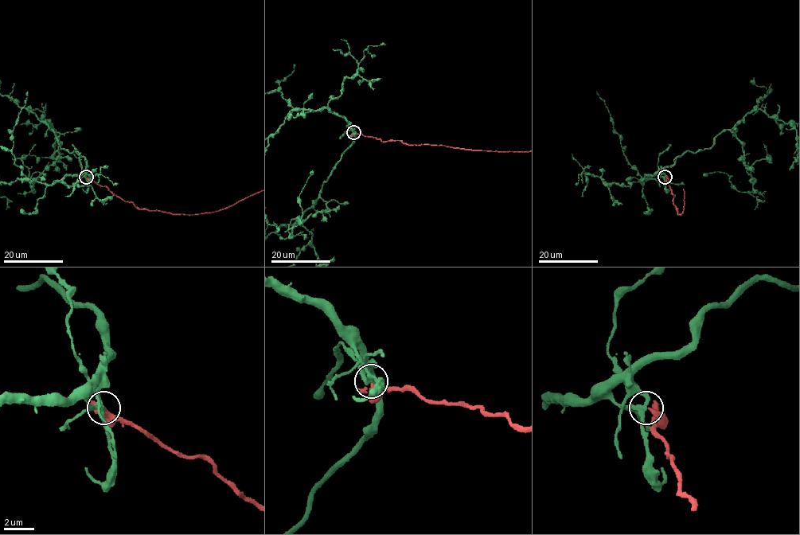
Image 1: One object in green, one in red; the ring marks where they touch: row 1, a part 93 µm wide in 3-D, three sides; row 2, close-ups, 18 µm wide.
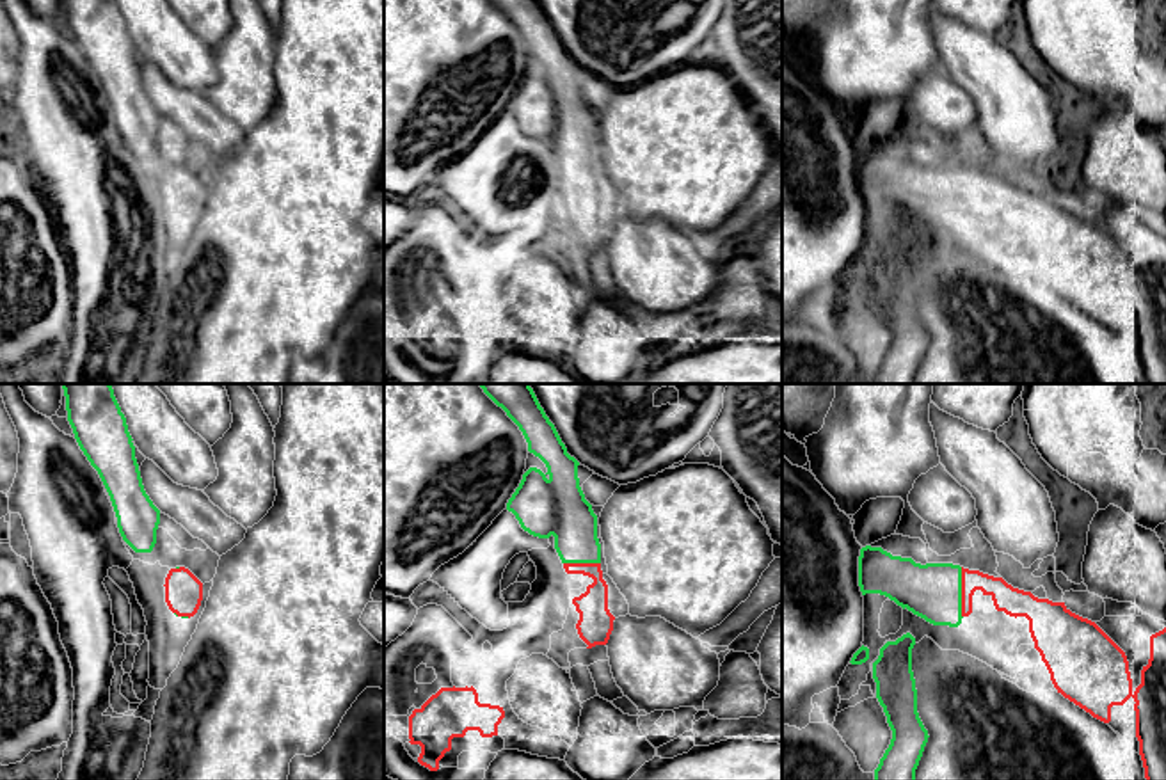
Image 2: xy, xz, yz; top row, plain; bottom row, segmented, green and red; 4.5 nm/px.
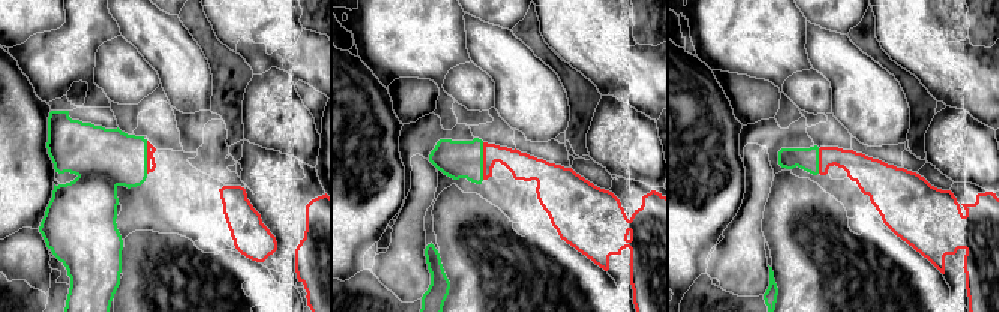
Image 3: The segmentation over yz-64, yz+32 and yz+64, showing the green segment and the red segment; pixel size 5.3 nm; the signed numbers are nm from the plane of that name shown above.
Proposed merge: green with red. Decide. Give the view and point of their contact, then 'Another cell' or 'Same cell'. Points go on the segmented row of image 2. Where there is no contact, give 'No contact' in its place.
Touches green at yz (960, 592). Same cell

